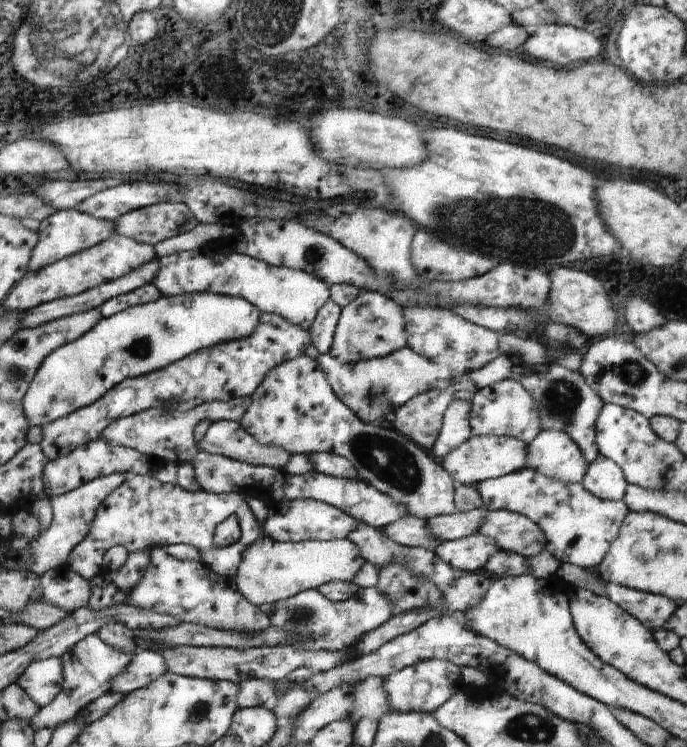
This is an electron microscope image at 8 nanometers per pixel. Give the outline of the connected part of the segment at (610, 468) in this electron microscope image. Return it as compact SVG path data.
M601 455L589 463L588 472L581 483L593 495L611 501L622 501L629 486L621 466Z

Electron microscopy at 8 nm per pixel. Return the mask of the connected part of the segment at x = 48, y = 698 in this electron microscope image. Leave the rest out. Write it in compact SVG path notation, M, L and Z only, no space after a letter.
M50 657L31 664L19 683L44 708L52 704L64 684L64 663L60 657Z

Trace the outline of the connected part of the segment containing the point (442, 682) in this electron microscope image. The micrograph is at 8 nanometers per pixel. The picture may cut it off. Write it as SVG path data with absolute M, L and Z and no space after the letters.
M426 659L415 665L400 669L384 679L388 701L394 712L433 713L464 688L461 667L444 659Z

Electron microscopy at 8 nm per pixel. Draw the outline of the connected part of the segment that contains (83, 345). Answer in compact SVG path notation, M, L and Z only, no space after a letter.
M214 293L162 295L157 301L134 305L112 317L102 317L77 341L62 345L45 360L23 402L32 427L45 427L75 410L85 408L100 400L122 381L152 373L190 352L216 346L228 341L248 338L260 324L261 311L242 297L229 297Z

